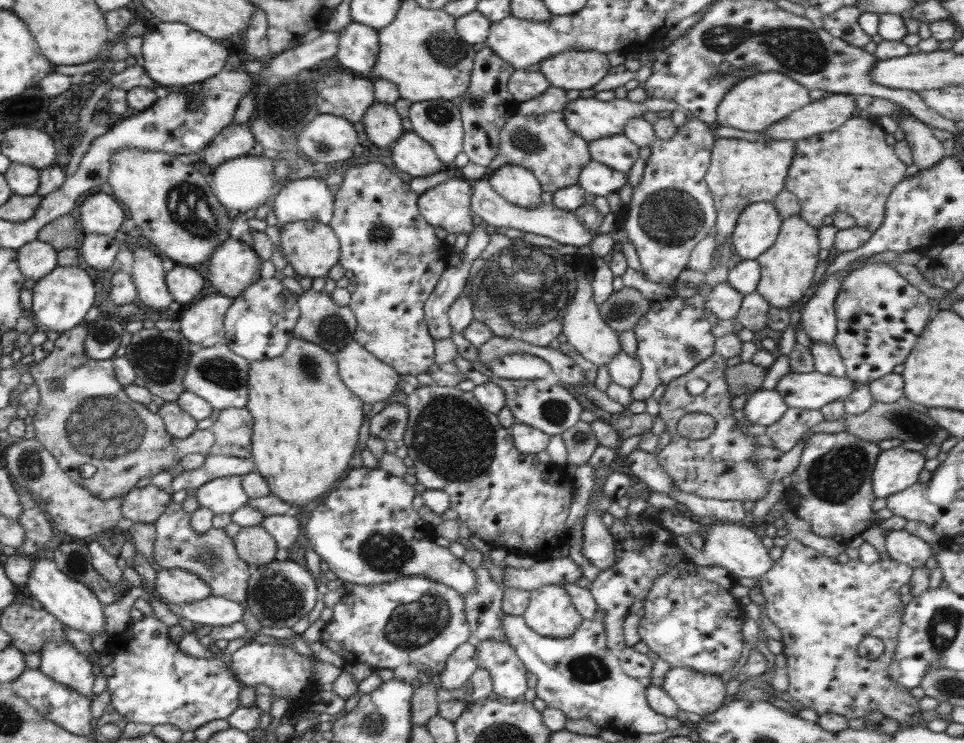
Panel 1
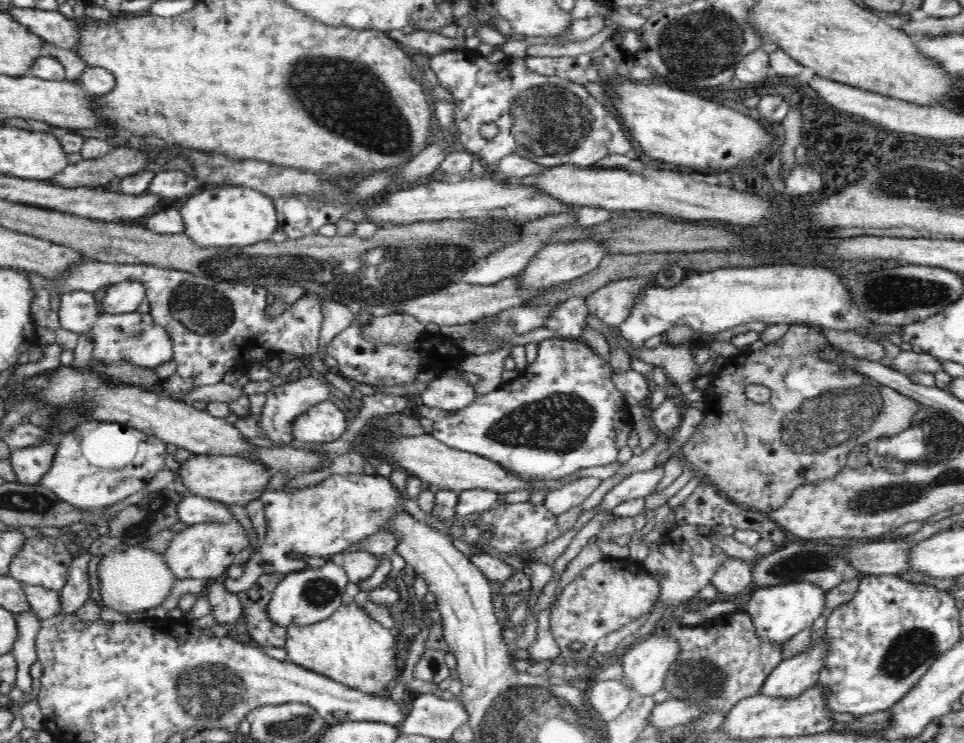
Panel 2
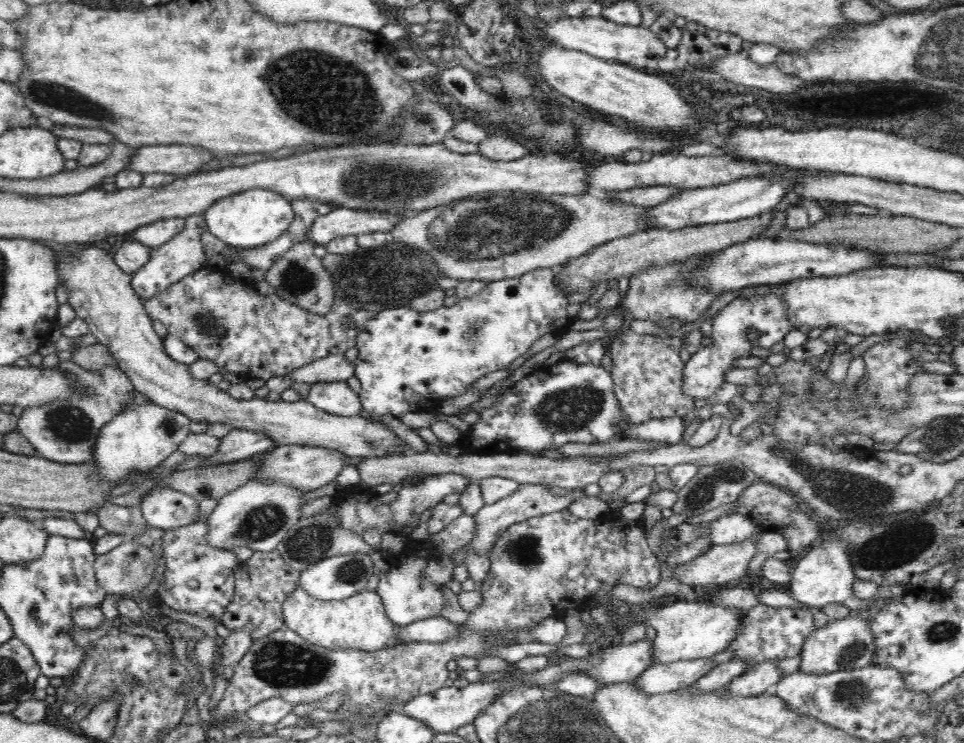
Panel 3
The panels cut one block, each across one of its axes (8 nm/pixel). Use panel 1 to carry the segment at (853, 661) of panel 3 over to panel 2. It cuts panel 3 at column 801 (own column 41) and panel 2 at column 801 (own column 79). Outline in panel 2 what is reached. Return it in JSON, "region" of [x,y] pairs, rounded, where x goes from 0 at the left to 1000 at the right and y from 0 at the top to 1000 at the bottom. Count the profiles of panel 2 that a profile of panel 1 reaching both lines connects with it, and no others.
{"region":[[[851,859],[836,876],[808,891],[807,896],[800,902],[789,934],[813,939],[828,938],[830,934],[834,934],[836,929],[850,918],[851,902],[853,902],[853,896],[857,896],[857,887],[855,886],[857,886],[857,863]]]}

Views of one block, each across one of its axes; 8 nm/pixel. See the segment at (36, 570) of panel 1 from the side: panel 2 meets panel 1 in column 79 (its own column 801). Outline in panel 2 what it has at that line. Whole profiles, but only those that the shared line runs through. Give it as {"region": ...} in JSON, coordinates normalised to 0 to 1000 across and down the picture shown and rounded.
{"region":[[[823,783],[814,787],[787,790],[782,794],[778,808],[775,809],[772,822],[780,830],[786,857],[797,864],[815,864],[828,851],[840,845],[844,834],[853,829],[855,818],[857,818],[857,795],[840,783]]]}

